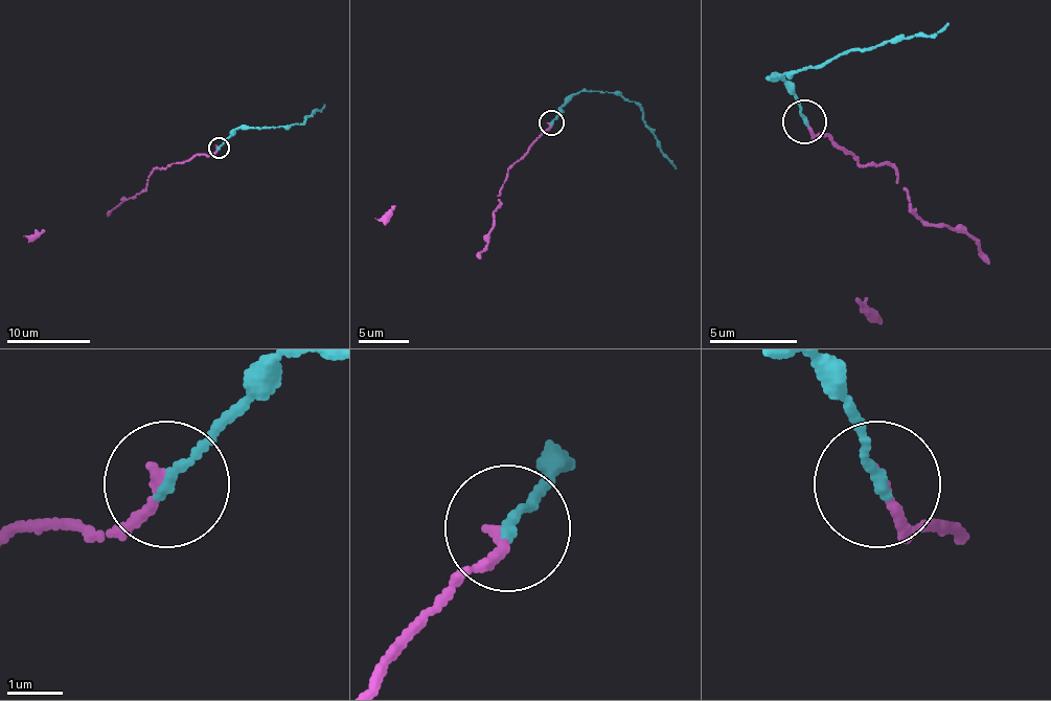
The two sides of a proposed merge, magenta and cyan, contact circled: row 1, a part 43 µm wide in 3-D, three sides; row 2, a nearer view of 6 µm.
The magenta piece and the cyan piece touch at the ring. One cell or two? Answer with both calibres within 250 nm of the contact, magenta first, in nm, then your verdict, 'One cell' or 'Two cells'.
Thickness 190 nm (magenta) against 190 nm. One cell

